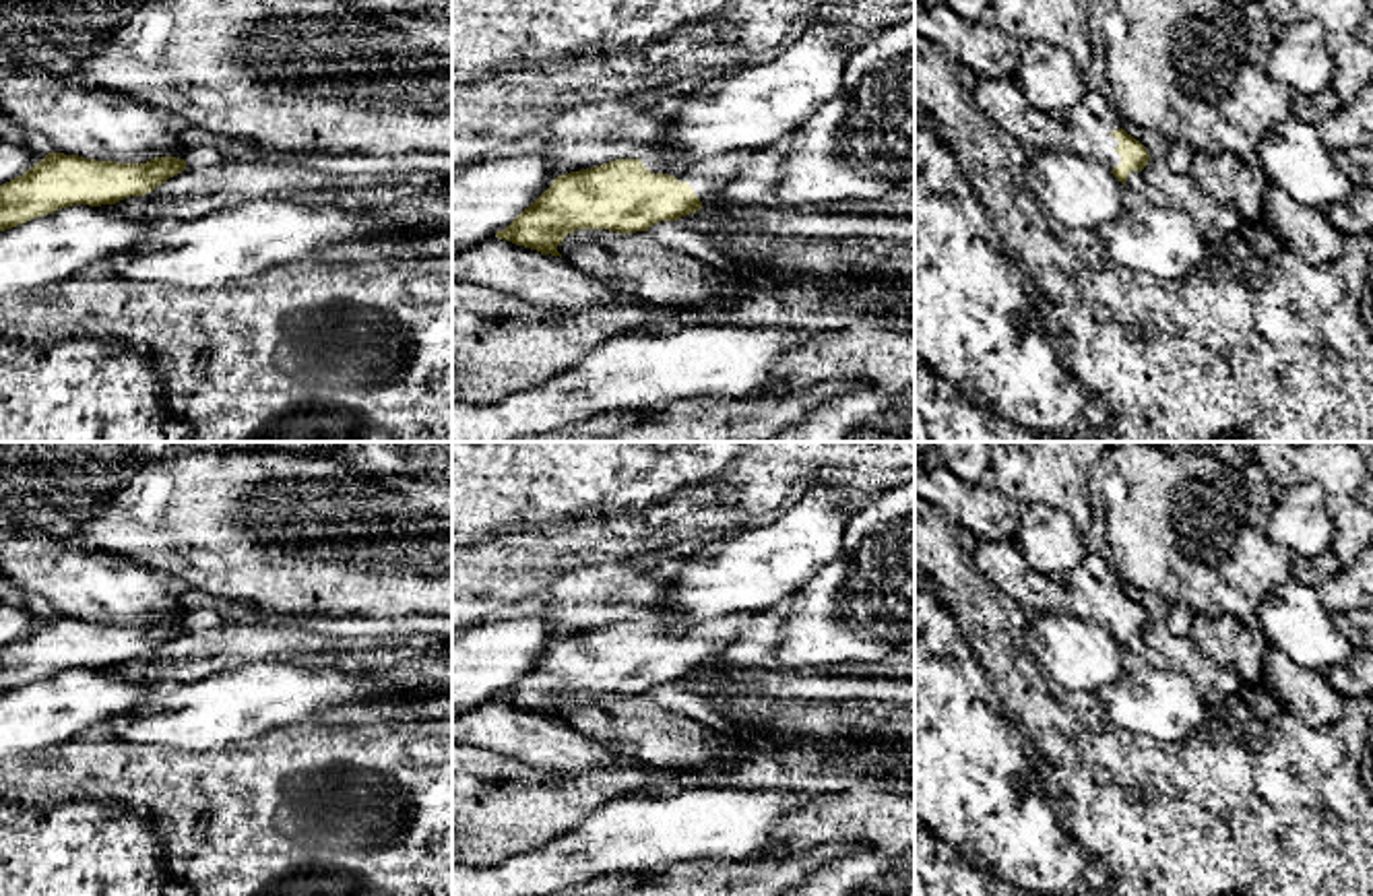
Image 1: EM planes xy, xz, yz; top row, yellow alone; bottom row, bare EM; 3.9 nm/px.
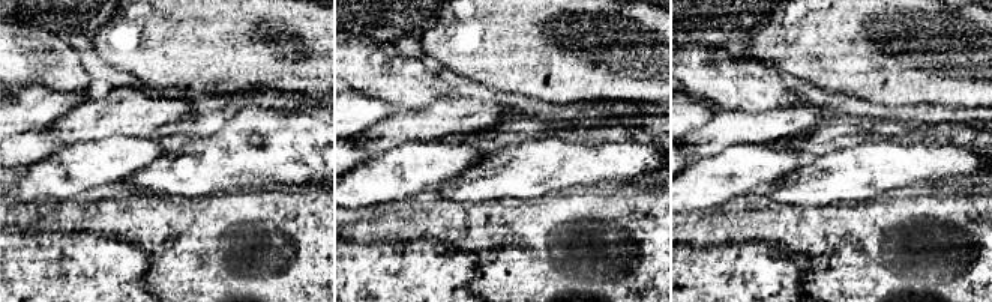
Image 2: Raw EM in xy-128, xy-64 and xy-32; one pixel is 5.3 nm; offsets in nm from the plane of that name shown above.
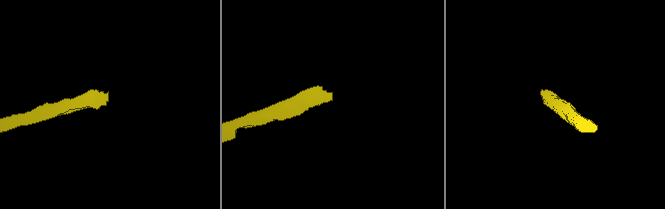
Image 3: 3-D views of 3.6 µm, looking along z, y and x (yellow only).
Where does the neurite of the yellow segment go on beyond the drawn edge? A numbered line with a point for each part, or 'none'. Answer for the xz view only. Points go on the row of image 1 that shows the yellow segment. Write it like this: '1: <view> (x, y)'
1: xz (709, 176)

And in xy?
none

